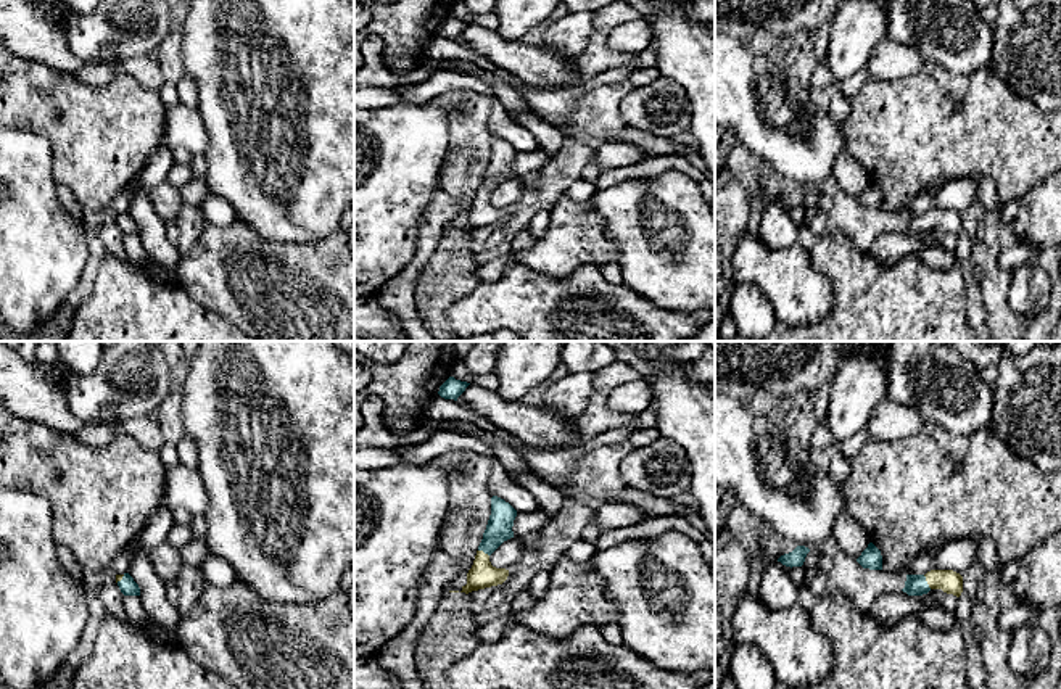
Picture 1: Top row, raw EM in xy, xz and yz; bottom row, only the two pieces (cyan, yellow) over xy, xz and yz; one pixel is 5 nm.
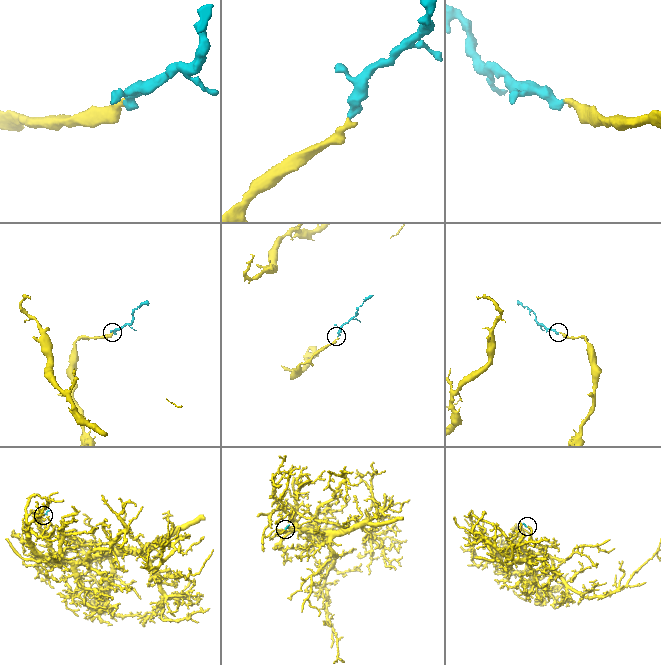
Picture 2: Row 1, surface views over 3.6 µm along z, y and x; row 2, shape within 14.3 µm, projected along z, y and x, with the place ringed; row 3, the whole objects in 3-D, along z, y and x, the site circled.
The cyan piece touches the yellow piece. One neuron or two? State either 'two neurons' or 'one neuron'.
one neuron

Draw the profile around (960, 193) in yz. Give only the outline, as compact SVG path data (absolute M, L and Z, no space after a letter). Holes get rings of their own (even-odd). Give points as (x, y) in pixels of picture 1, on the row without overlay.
M971 177L955 179L935 193L918 195L910 206L910 214L926 214L931 209L953 209L963 214L976 200L976 182Z

